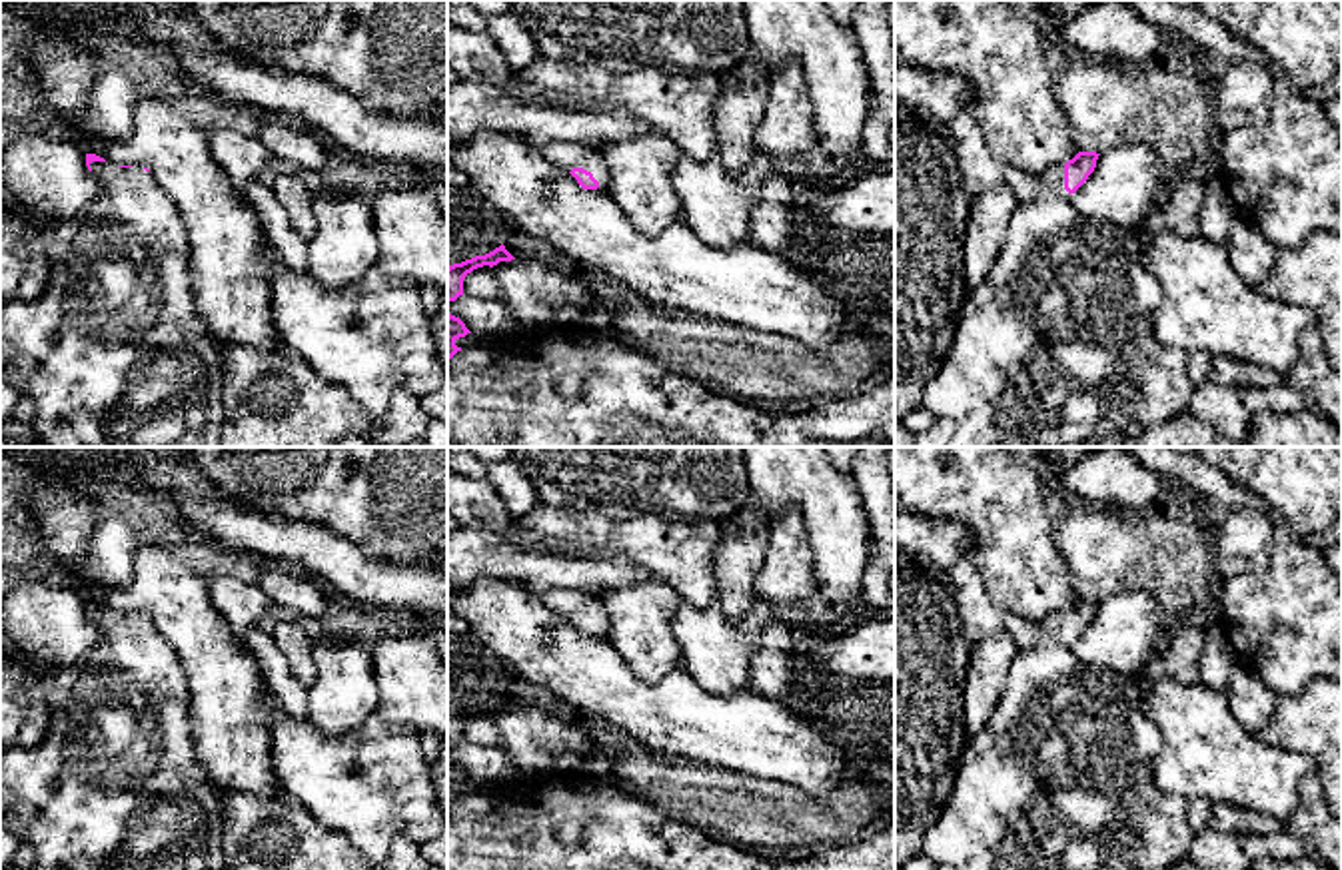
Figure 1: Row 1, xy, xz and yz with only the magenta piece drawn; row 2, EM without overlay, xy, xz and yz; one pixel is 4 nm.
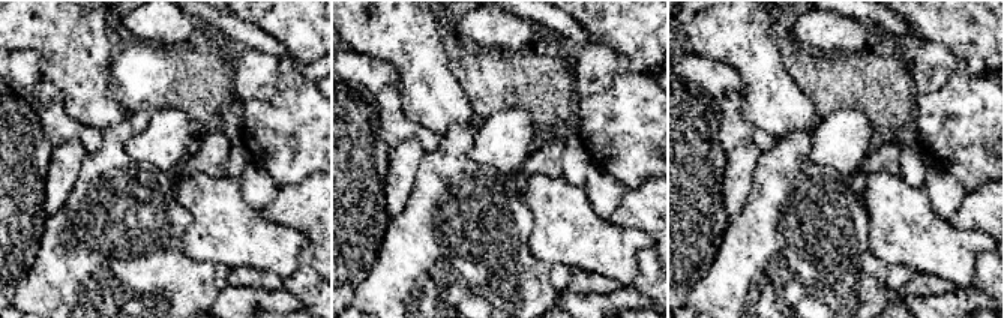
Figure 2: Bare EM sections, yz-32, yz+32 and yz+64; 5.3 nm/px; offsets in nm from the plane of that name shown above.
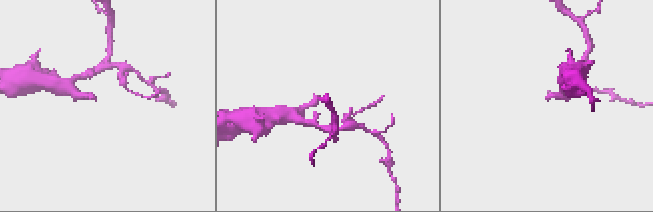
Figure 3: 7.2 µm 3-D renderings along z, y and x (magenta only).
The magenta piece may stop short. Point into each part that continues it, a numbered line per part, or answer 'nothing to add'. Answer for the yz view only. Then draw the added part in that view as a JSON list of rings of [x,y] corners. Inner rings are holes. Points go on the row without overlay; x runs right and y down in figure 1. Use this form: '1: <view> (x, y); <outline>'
1: yz (1061, 779); [[[1058,611],[1038,625],[1038,639],[1030,649],[1016,651],[995,714],[983,730],[969,734],[949,800],[941,816],[923,834],[921,854],[933,864],[949,864],[953,870],[1162,870],[1186,858],[1194,838],[1186,820],[1188,800],[1162,792],[1154,784],[1152,760],[1160,750],[1160,732],[1142,714],[1142,680],[1082,662],[1070,651],[1070,643],[1064,637],[1064,611]]]

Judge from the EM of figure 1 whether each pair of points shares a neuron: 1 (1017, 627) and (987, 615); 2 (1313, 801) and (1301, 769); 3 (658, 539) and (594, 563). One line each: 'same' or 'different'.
1: same
2: different
3: same

